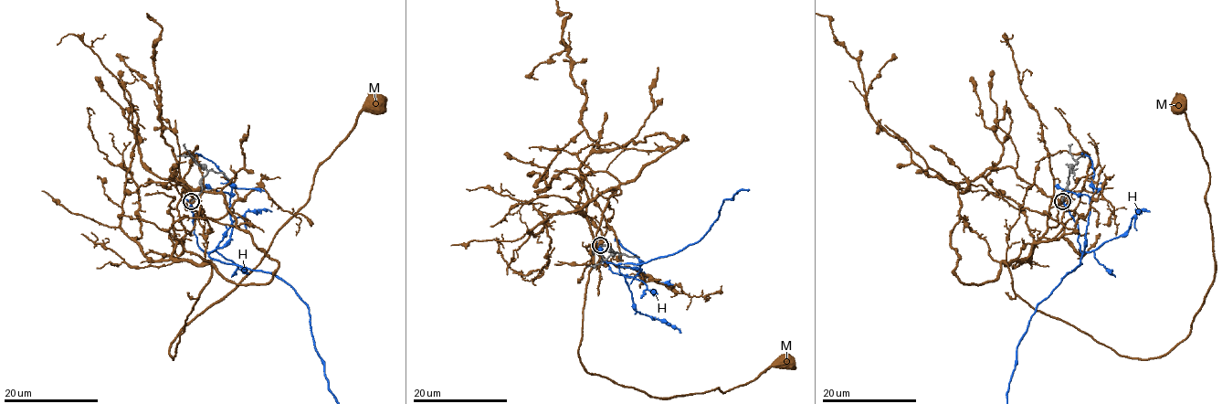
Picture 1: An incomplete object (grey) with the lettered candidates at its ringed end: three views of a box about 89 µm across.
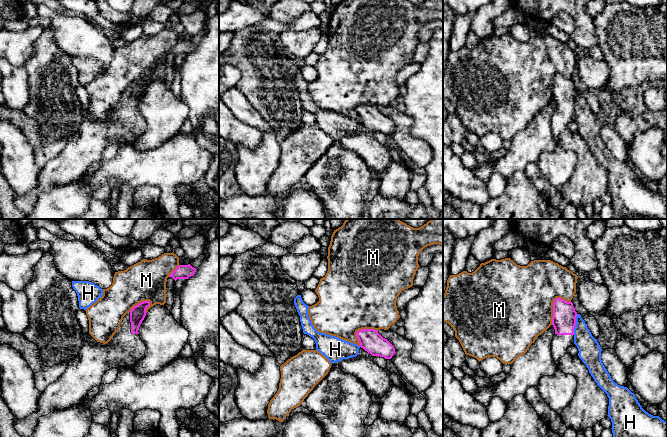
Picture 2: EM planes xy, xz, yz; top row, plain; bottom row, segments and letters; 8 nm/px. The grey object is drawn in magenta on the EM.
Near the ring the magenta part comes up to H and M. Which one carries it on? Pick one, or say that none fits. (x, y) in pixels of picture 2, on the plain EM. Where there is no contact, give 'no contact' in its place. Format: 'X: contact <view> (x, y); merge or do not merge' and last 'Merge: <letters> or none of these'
H: contact yz (575, 100); do not merge
M: contact yz (553, 80); do not merge
Merge: none of these

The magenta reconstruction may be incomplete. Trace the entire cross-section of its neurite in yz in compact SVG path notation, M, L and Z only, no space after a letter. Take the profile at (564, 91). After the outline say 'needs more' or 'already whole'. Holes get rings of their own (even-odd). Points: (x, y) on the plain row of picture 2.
M561 74L555 75L552 94L555 110L551 118L551 127L557 141L567 129L568 123L574 119L576 93L577 88L571 77L567 78Z; needs more

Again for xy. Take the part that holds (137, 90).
M149 77L134 82L107 120L84 117L65 148L42 168L38 187L15 196L15 206L24 216L32 211L41 192L79 180L92 164L101 161L102 153L109 145L130 144L145 130L146 122L138 106L149 82Z; needs more

